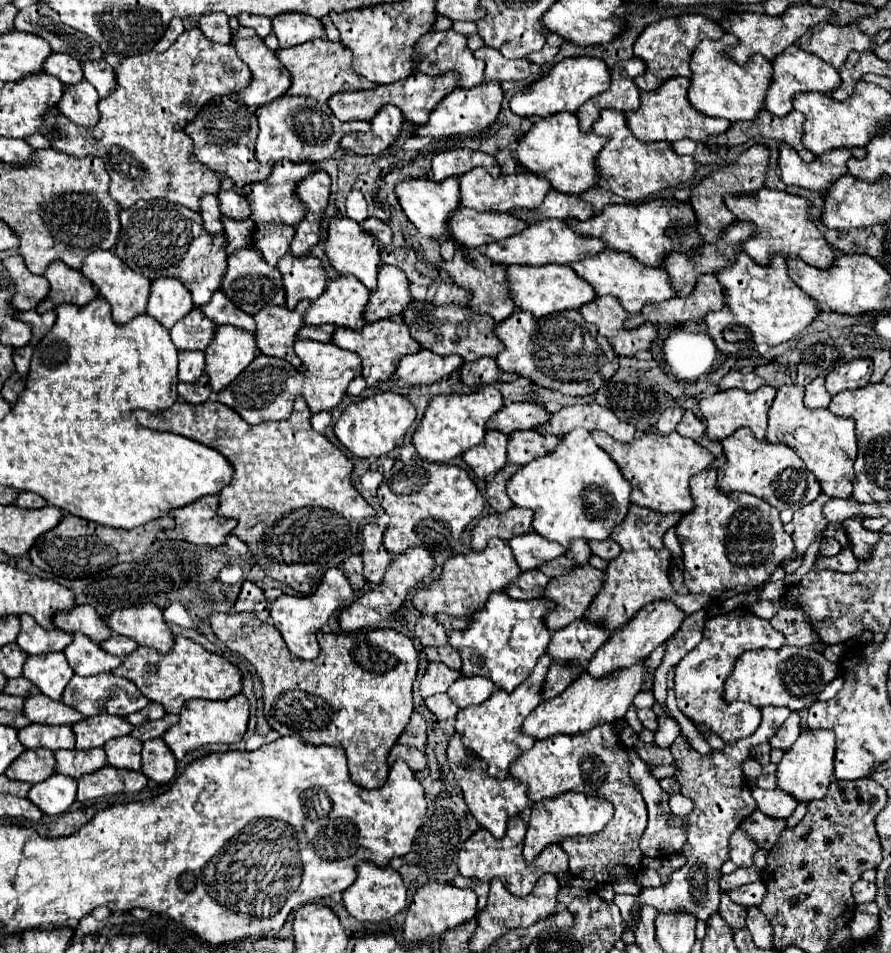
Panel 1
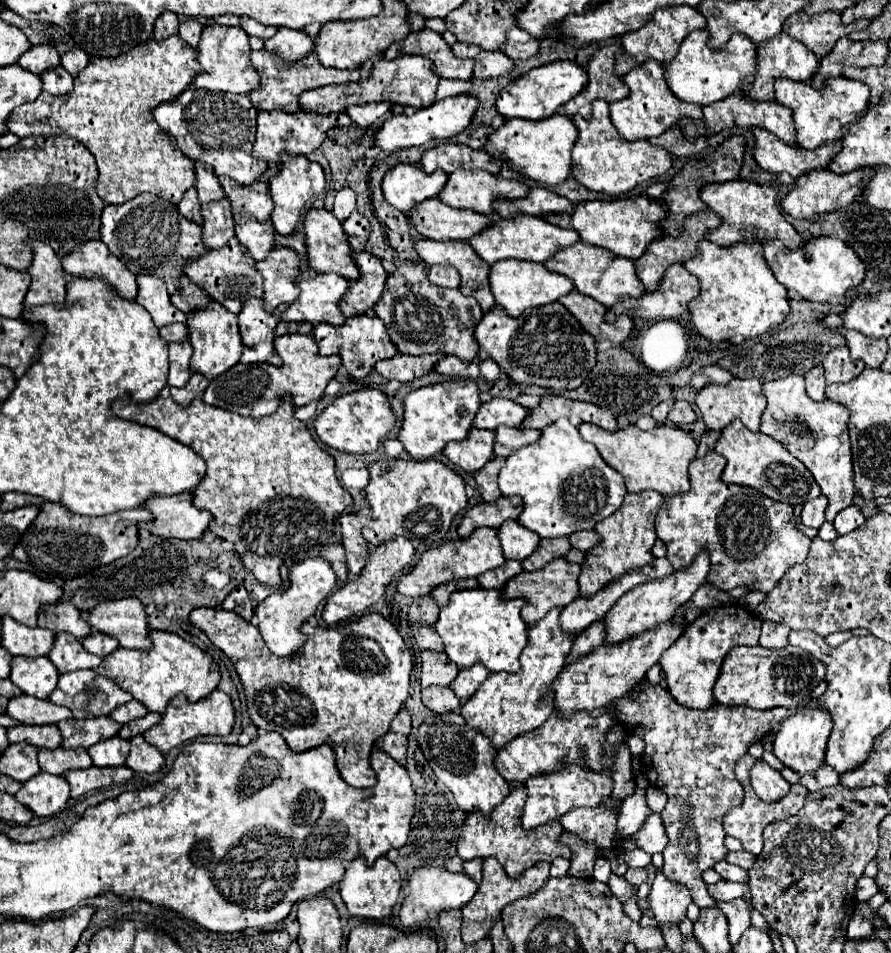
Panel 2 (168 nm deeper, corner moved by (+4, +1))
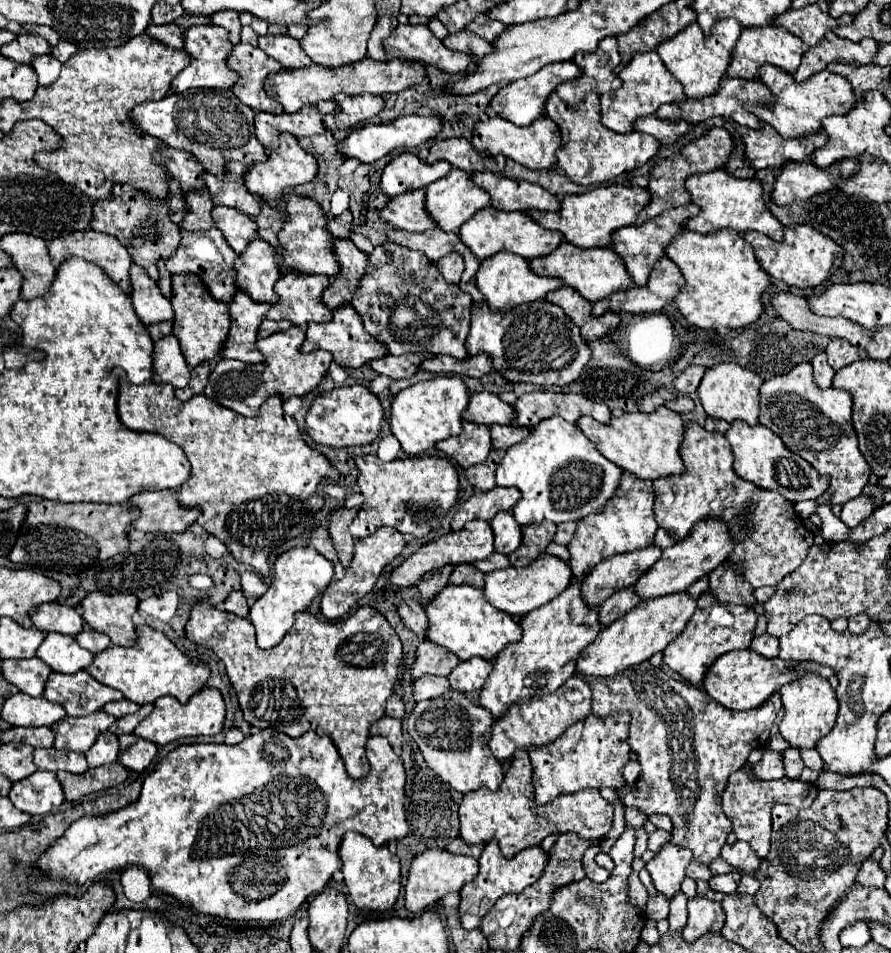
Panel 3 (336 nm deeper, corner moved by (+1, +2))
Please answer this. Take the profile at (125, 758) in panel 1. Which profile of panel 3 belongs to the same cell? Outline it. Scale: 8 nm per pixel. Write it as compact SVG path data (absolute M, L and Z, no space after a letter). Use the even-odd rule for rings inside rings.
M106 731L98 737L94 747L90 747L90 751L86 751L86 759L88 759L90 767L100 767L100 765L118 761L118 753L120 753L118 737L114 733Z

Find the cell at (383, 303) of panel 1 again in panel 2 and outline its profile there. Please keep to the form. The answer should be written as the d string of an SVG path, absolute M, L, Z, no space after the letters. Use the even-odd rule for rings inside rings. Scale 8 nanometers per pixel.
M353 252L353 256L363 276L359 276L359 280L355 280L355 284L351 284L347 290L347 296L343 296L341 312L347 318L357 314L371 314L375 302L381 298L387 280L387 272L383 270L379 258L369 252Z

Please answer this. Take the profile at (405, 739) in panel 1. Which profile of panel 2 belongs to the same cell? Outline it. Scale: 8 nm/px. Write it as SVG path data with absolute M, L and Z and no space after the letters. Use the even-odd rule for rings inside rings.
M401 708L401 710L397 712L397 716L393 718L393 722L391 722L391 730L409 736L409 732L411 732L411 716L409 716L409 712L407 712L405 708Z

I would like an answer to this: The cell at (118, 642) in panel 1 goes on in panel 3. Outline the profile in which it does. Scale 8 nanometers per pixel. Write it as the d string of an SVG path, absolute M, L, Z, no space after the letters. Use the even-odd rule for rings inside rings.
M84 629L82 633L76 635L76 641L78 641L80 647L88 649L88 651L94 653L94 655L102 653L104 649L108 649L108 647L112 645L112 641L110 641L104 633L98 633L98 631L94 631L94 629Z

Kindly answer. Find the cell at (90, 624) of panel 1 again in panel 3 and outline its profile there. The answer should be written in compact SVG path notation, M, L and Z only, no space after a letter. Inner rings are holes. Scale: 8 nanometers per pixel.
M56 601L34 607L34 611L30 611L30 619L34 627L44 633L56 631L56 633L76 637L84 627L84 619L76 609L68 605L60 605Z

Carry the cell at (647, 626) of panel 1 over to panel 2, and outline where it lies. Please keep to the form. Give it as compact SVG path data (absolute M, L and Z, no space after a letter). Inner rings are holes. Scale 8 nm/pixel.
M697 552L697 558L691 562L691 566L687 570L675 570L671 576L667 576L667 580L647 580L647 582L631 588L629 592L625 592L615 602L611 612L607 612L607 616L605 616L605 628L607 628L605 642L617 644L621 640L627 640L627 638L639 634L639 632L651 630L653 626L657 626L661 622L669 622L671 616L675 614L675 610L679 606L683 606L687 600L691 600L695 590L705 584L709 564L711 562L709 562L707 552Z

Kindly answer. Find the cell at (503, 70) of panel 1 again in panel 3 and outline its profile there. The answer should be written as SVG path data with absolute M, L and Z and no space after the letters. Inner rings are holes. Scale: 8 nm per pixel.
M472 31L450 33L442 43L444 43L448 49L452 49L452 51L460 51L460 53L470 55L470 57L474 59L474 65L478 65L484 55L494 53L494 45L488 43L486 39L478 37L478 35L472 33Z

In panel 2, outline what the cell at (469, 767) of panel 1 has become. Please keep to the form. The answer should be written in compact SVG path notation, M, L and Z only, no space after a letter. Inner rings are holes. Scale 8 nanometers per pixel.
M459 712L433 714L425 718L417 728L417 744L435 776L453 792L455 802L463 812L481 810L489 816L491 810L509 796L509 784L493 766L497 750L491 748L491 740L487 740L487 736L475 732L475 728L467 728L467 722Z

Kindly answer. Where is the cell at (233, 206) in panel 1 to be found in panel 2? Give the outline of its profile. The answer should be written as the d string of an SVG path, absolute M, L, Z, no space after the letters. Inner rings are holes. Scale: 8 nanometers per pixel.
M193 160L193 164L195 164L195 188L199 194L199 202L207 204L213 200L221 200L225 194L223 194L223 188L221 188L213 168L199 160Z

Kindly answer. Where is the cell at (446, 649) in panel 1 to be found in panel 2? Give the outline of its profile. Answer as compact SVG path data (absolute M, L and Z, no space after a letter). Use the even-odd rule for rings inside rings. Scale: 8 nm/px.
M411 624L411 632L415 636L419 650L437 650L437 652L443 650L443 642L433 628L423 626L423 624Z

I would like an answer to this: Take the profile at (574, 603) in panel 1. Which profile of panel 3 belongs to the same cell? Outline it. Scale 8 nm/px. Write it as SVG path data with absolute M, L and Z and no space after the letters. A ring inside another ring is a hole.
M540 555L530 567L526 569L518 569L518 567L508 567L502 571L492 571L486 577L486 587L484 587L484 595L486 599L500 611L510 613L514 617L524 617L526 613L530 613L532 609L552 601L554 597L558 597L572 581L572 569L566 561L552 557L552 555Z

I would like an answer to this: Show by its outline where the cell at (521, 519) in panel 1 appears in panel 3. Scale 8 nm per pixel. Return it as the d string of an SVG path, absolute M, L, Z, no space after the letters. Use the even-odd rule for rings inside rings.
M494 487L494 491L488 491L488 493L474 493L454 513L452 531L460 531L472 519L490 521L500 511L512 511L512 507L520 499L522 495L514 487Z

